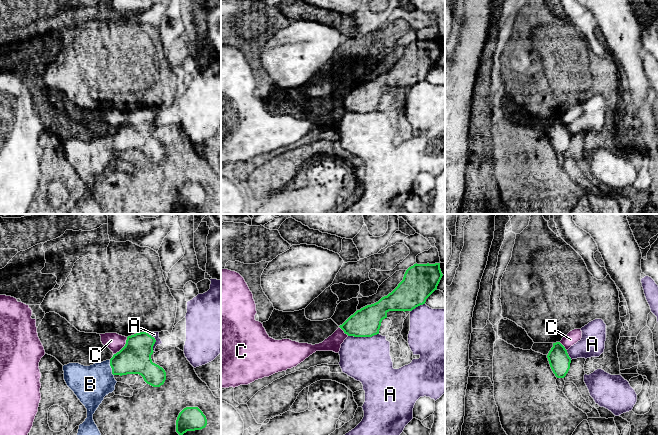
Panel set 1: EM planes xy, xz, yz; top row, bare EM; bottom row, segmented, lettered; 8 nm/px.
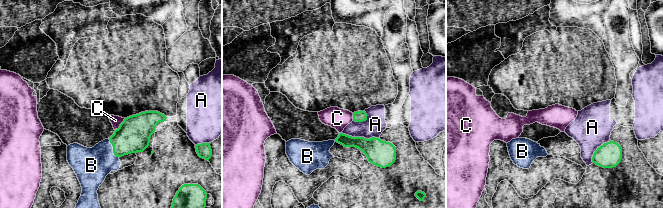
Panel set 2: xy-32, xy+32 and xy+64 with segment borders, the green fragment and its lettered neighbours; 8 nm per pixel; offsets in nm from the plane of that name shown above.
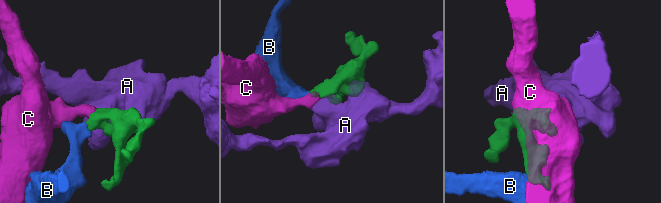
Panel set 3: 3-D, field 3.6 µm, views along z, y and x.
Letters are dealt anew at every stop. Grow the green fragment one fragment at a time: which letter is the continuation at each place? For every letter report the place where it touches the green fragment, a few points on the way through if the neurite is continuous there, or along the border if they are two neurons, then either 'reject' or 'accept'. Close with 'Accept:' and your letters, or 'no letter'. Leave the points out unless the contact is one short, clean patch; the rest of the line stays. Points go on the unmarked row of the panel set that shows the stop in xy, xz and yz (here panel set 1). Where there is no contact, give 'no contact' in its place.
A: contact xz (363, 112); reject
B: contact xy (111, 143); way xy (135, 133), (111, 143), (90, 160); accept
C: contact xy (124, 122); border xy (127, 113), (126, 119), (114, 130); reject
Accept: B

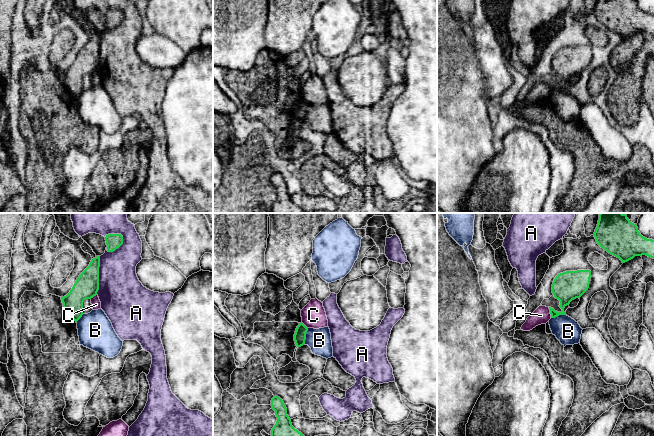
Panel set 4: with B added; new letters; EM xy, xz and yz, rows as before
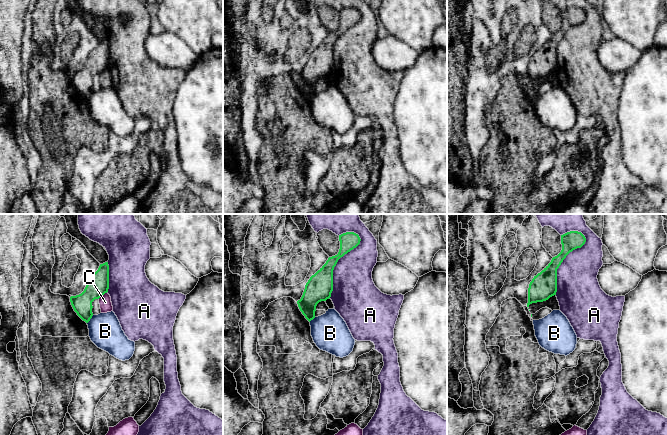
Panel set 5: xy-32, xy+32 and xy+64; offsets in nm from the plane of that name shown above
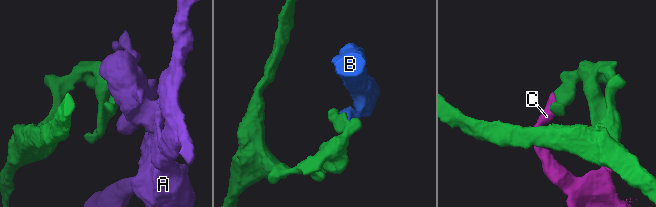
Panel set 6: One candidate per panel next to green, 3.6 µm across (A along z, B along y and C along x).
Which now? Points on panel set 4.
A: contact xy (120, 21); reject
B: contact xz (305, 112); border xz (308, 104), (303, 120); reject
C: contact yz (550, 88); reject
Accept: no letter

